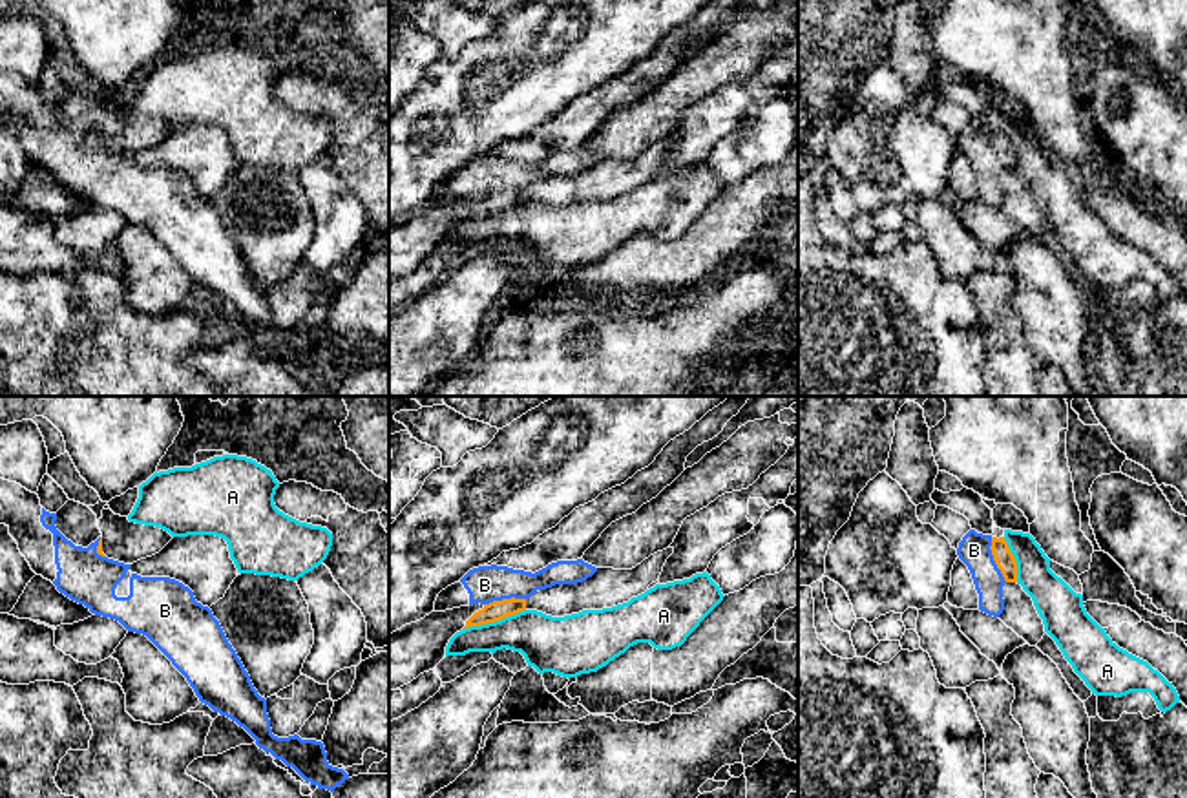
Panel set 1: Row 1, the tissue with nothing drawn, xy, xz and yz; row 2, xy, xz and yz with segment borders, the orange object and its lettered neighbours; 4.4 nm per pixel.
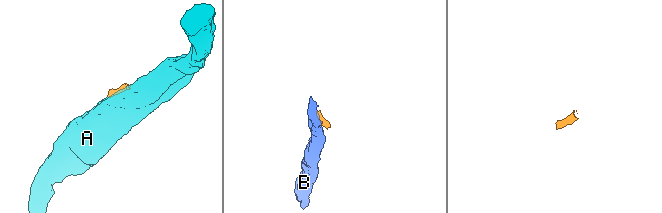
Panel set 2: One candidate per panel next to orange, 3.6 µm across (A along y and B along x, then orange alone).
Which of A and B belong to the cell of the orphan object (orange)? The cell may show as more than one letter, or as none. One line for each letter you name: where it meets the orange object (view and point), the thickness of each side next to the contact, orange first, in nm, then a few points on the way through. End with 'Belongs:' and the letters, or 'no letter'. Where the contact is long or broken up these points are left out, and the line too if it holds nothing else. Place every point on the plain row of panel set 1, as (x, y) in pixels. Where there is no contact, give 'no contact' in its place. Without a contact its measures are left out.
Belongs: no letter

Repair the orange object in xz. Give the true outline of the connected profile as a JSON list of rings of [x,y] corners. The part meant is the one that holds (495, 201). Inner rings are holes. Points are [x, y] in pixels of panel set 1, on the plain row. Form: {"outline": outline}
{"outline": [[[502,190],[489,195],[469,195],[431,203],[389,226],[389,283],[420,265],[435,261],[446,248],[449,230],[462,219],[500,212],[526,201],[526,190]]]}

